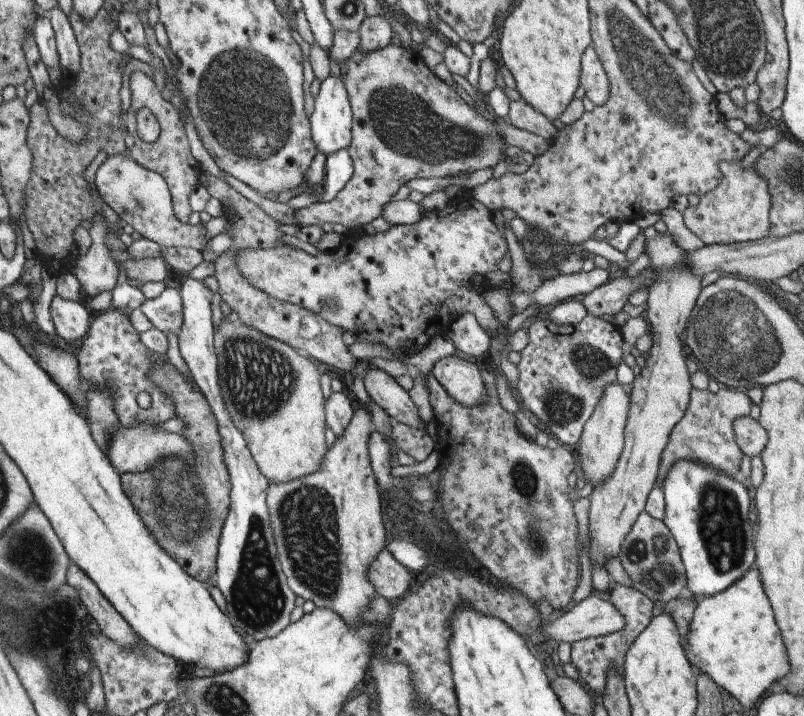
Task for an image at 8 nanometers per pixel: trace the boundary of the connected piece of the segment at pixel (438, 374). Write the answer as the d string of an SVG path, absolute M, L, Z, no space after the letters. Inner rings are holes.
M452 354L438 359L431 372L458 404L468 408L484 404L486 386L482 382L480 364Z

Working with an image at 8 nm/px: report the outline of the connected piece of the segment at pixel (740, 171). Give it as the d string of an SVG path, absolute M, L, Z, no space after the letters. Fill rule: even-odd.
M742 161L719 166L722 172L720 184L700 197L698 206L683 212L684 224L704 242L711 244L732 244L758 240L766 237L770 230L769 212L772 199L766 180L756 172L754 165L744 168Z

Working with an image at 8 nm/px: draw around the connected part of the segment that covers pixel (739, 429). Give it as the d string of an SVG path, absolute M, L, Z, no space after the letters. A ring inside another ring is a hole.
M740 416L734 420L732 426L736 442L743 454L751 457L761 454L769 436L759 420L754 420L752 416Z

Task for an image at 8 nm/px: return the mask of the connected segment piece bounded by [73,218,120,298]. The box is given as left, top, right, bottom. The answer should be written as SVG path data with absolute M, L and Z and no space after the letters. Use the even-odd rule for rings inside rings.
M96 218L91 224L89 233L92 245L83 257L78 256L73 272L86 296L94 298L104 291L113 291L120 274L106 244L106 234L110 229L100 218Z

